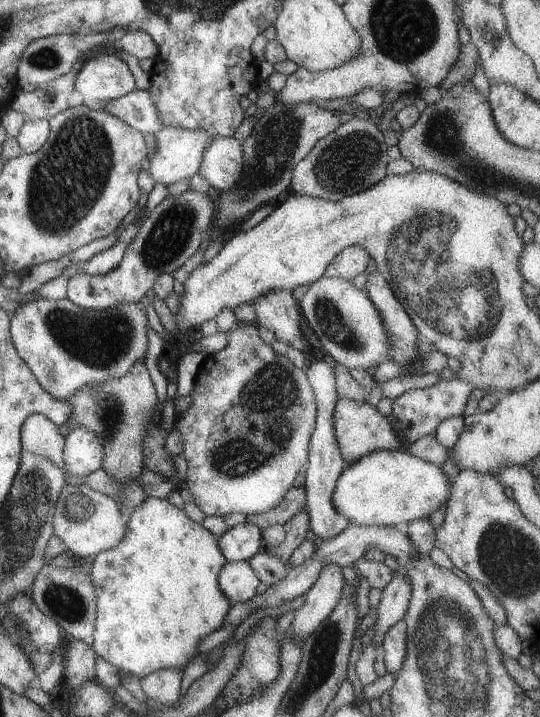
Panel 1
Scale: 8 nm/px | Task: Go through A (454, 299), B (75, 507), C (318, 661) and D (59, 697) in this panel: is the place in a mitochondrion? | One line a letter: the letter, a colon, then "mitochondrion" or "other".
A: mitochondrion
B: mitochondrion
C: mitochondrion
D: other

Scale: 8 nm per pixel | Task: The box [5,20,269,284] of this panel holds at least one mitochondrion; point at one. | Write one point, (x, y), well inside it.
(82, 148)

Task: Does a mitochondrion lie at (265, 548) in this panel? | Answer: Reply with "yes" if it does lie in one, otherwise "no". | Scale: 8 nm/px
no

